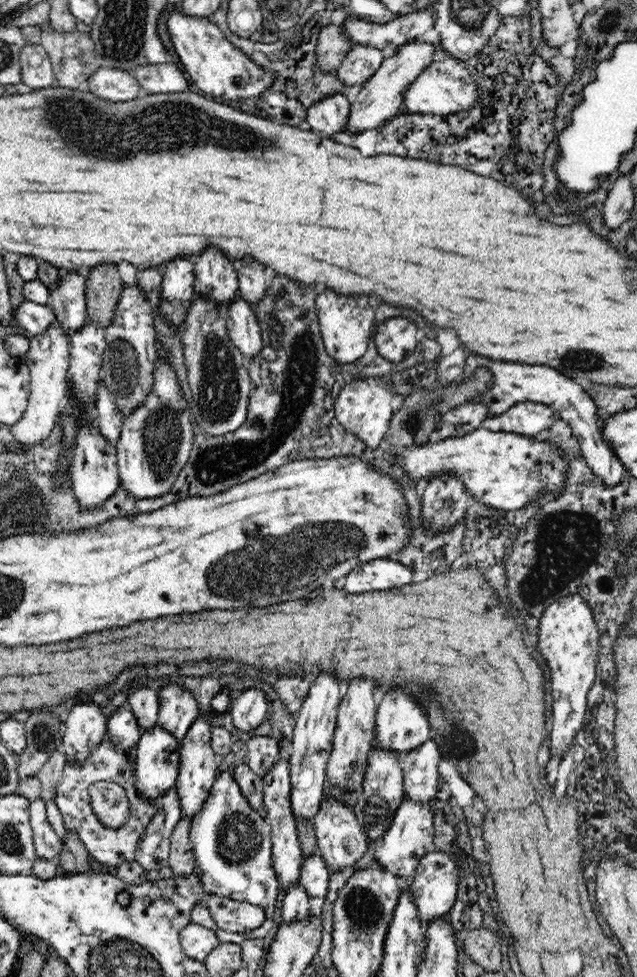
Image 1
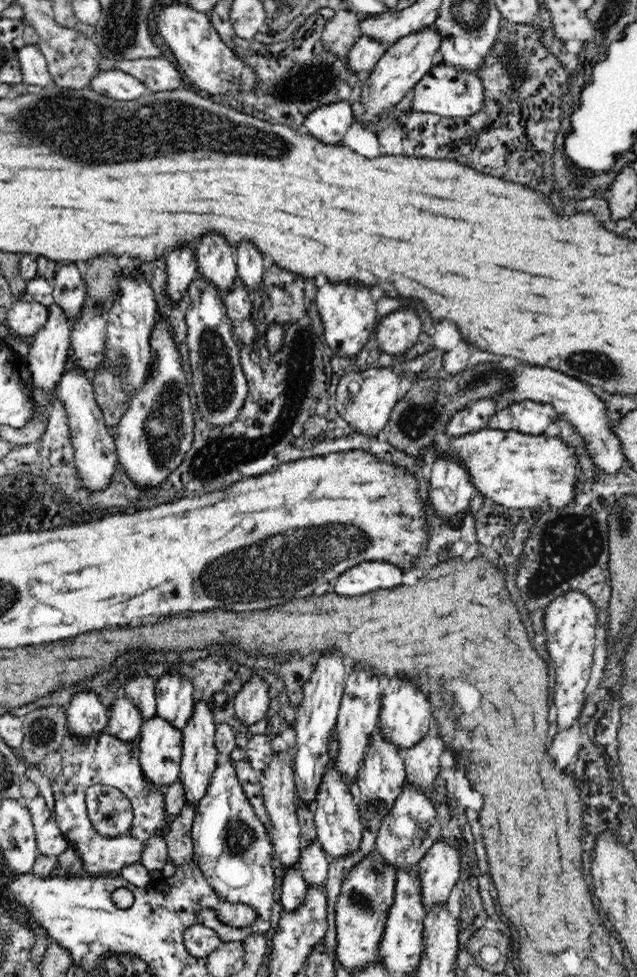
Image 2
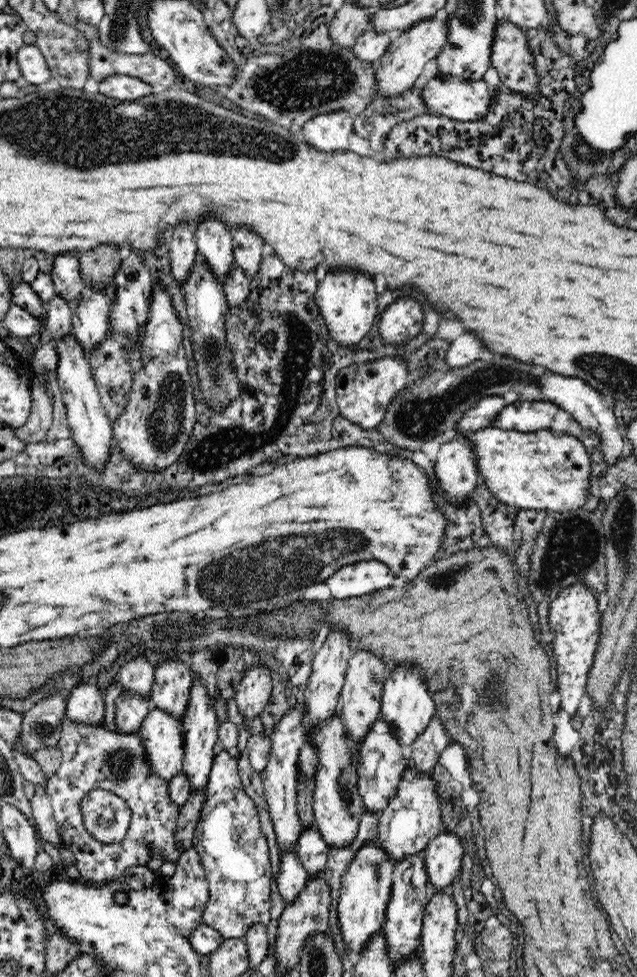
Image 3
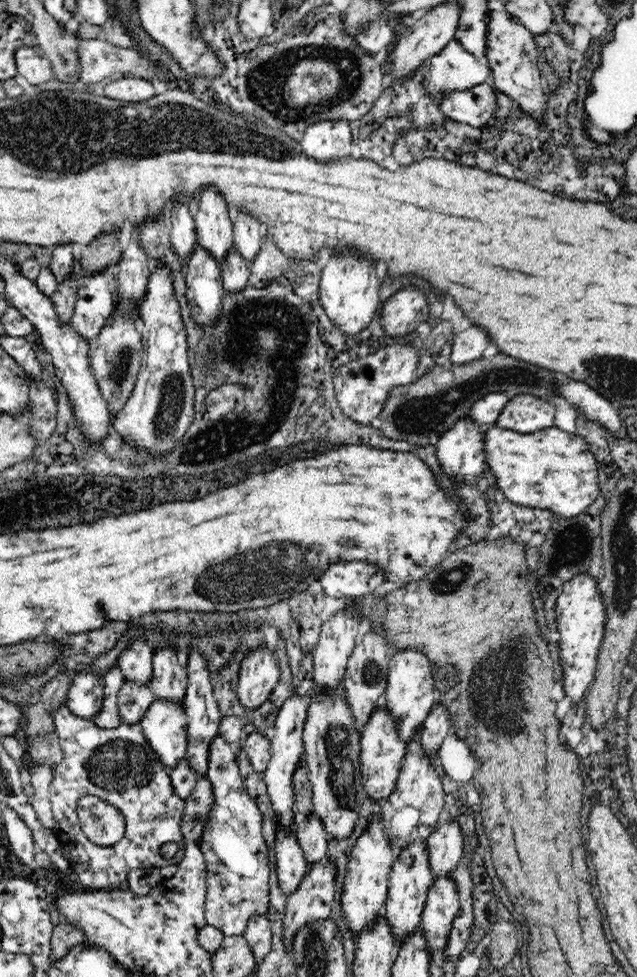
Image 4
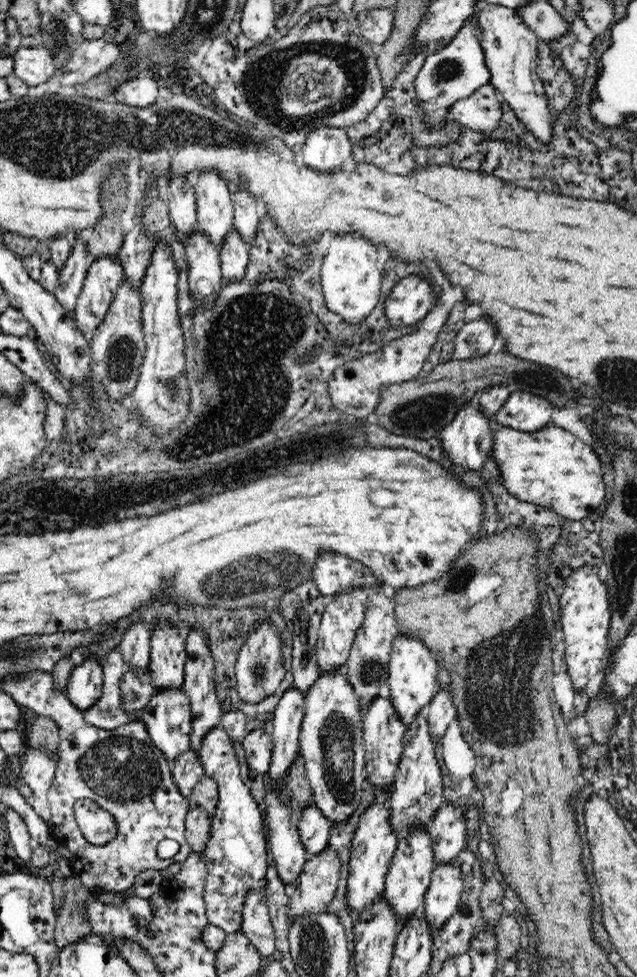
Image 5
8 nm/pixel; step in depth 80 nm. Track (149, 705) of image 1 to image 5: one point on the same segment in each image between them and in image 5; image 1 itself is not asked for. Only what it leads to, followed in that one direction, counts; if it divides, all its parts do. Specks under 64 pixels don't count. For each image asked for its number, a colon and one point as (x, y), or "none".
2: (140, 689)
3: (137, 675)
4: (135, 661)
5: (135, 646)

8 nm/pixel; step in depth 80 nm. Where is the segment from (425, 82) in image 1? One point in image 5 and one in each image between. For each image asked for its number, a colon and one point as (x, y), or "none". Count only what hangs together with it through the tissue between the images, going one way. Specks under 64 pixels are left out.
2: (445, 91)
3: (462, 99)
4: (476, 106)
5: (482, 111)

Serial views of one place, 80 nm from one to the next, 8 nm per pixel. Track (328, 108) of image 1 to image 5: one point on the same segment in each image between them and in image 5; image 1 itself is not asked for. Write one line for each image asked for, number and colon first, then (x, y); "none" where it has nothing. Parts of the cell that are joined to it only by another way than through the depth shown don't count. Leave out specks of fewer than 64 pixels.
2: (328, 123)
3: (329, 132)
4: (325, 141)
5: (326, 148)

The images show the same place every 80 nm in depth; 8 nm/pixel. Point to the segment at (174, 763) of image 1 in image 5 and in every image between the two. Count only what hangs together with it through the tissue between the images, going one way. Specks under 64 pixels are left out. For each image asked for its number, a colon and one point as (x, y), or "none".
2: (159, 747)
3: (163, 734)
4: (164, 725)
5: (167, 716)

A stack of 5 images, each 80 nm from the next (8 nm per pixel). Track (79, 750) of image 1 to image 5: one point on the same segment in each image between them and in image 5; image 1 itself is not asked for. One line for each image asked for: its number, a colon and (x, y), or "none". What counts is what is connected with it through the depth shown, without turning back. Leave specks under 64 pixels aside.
2: (86, 716)
3: (85, 703)
4: (84, 698)
5: (84, 687)

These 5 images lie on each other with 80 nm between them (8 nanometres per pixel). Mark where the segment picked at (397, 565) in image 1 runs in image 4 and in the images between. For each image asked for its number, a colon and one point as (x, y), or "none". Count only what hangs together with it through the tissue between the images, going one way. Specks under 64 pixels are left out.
2: (369, 576)
3: (360, 578)
4: (342, 579)

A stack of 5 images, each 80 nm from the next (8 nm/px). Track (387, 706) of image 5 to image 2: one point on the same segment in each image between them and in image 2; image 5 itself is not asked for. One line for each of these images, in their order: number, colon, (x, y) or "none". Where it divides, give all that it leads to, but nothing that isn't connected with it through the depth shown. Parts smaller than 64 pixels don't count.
2: (382, 773)
3: (380, 762)
4: (382, 752)

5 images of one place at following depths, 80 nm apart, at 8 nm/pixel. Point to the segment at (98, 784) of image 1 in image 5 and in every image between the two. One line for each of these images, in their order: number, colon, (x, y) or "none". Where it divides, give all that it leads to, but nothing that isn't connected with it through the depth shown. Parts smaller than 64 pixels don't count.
2: (110, 812)
3: (106, 816)
4: (102, 824)
5: (98, 826)

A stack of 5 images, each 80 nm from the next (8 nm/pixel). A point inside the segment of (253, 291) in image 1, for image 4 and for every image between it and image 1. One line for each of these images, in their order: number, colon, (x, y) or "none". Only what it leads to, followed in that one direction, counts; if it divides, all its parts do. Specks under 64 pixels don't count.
2: (250, 271)
3: (248, 245)
4: (247, 233)

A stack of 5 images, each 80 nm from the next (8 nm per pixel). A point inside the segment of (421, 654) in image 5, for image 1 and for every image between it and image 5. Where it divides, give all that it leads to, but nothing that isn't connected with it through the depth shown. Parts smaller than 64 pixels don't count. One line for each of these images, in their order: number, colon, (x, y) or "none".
1: (401, 725)
2: (405, 716)
3: (406, 705)
4: (410, 694)

